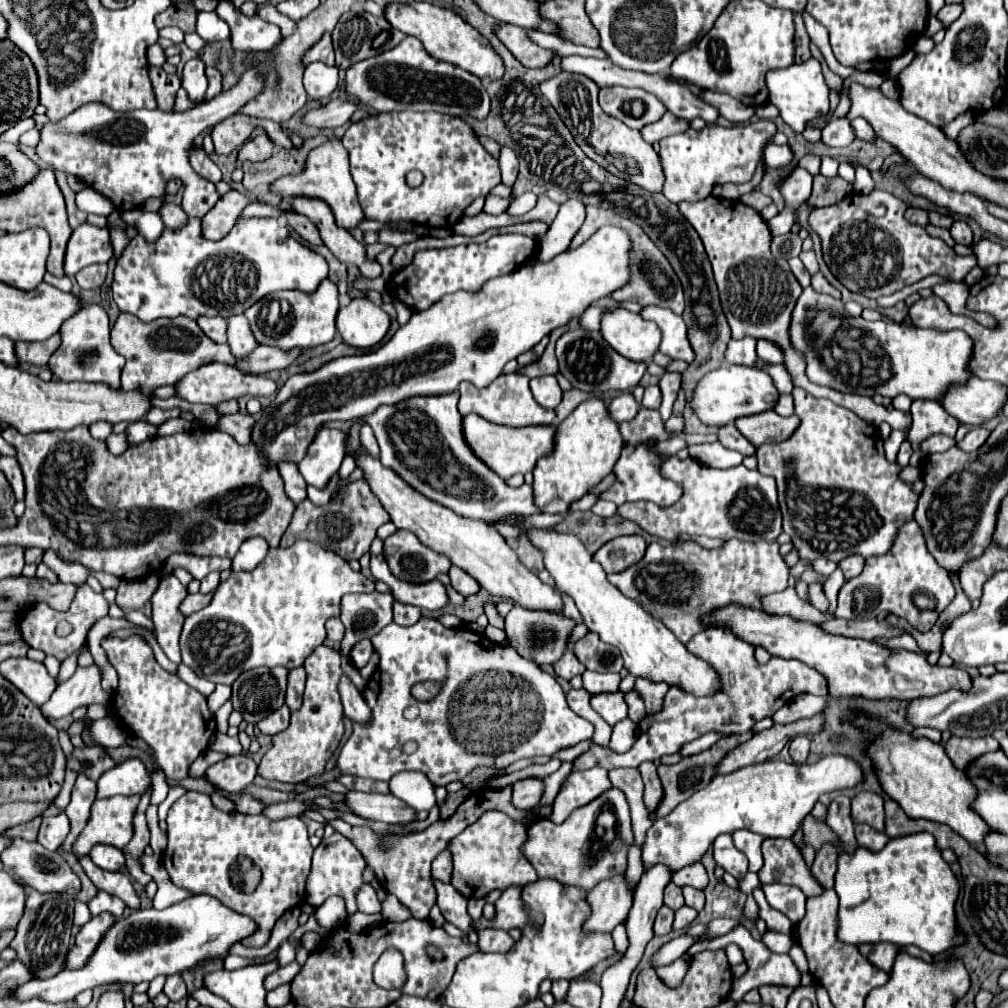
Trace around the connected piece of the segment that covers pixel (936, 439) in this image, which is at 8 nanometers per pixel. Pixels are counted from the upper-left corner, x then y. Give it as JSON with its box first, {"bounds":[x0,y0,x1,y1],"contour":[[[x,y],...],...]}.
{"bounds":[922,435,956,455],"contour":[[[932,435],[930,439],[926,439],[922,443],[922,453],[924,455],[932,455],[932,453],[944,453],[948,451],[950,447],[954,447],[956,441],[952,437],[946,437],[946,435]]]}

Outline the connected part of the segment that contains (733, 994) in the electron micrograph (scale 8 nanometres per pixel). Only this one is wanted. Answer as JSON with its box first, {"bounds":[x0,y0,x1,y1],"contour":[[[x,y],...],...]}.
{"bounds":[687,925,800,1001],"contour":[[[740,925],[740,927],[736,927],[734,931],[730,931],[728,935],[695,943],[687,951],[687,954],[692,957],[704,950],[722,949],[726,947],[728,943],[736,943],[736,945],[742,949],[742,953],[744,953],[744,963],[748,965],[748,971],[746,971],[740,979],[736,979],[736,981],[734,981],[732,991],[730,991],[730,999],[740,1001],[740,999],[744,997],[744,993],[748,993],[750,989],[758,989],[758,987],[762,987],[762,985],[786,985],[786,987],[798,987],[798,983],[800,983],[800,971],[796,969],[794,961],[792,961],[788,955],[778,955],[778,953],[768,951],[768,947],[766,947],[762,941],[752,939],[752,935],[748,933],[748,929],[746,929],[746,927],[742,927],[742,925]]]}

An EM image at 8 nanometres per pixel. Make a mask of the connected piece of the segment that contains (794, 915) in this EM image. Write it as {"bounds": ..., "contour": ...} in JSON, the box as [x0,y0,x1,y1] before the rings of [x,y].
{"bounds":[762,885,806,923],"contour":[[[768,885],[762,887],[762,891],[766,893],[768,903],[782,911],[792,923],[798,923],[804,917],[804,905],[806,905],[806,895],[794,887],[794,885]]]}

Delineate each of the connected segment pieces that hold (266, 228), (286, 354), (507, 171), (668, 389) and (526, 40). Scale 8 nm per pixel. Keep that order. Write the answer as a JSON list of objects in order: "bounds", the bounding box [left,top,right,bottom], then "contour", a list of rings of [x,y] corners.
[{"bounds":[112,217,328,323],"contour":[[[188,217],[180,229],[164,229],[154,243],[146,243],[142,235],[136,235],[116,263],[114,273],[112,293],[116,293],[118,309],[150,323],[152,319],[178,315],[190,319],[218,315],[228,319],[280,289],[312,293],[328,275],[328,263],[322,255],[296,241],[278,219],[242,217],[224,239],[208,241],[202,235],[202,219]]]},{"bounds":[238,345,302,373],"contour":[[[260,345],[256,351],[252,351],[252,355],[248,355],[248,359],[238,359],[238,367],[246,367],[244,371],[252,371],[252,373],[268,373],[274,369],[286,369],[292,363],[296,363],[296,359],[302,355],[302,351],[290,349],[278,349],[278,347],[268,347],[268,345]]]},{"bounds":[500,147,518,185],"contour":[[[502,147],[500,151],[500,169],[502,169],[502,181],[512,185],[518,177],[518,159],[516,159],[516,153],[510,149],[510,147]]]},{"bounds":[660,373,680,421],"contour":[[[664,373],[660,379],[660,389],[662,389],[662,405],[660,405],[660,415],[666,421],[672,413],[674,401],[678,399],[680,391],[680,373]]]},{"bounds":[496,23,556,69],"contour":[[[498,23],[496,25],[496,35],[498,39],[506,45],[506,49],[524,65],[530,69],[540,69],[546,67],[552,57],[556,55],[550,49],[544,49],[540,45],[536,45],[530,37],[526,29],[520,29],[516,25],[508,25],[508,23]]]}]

